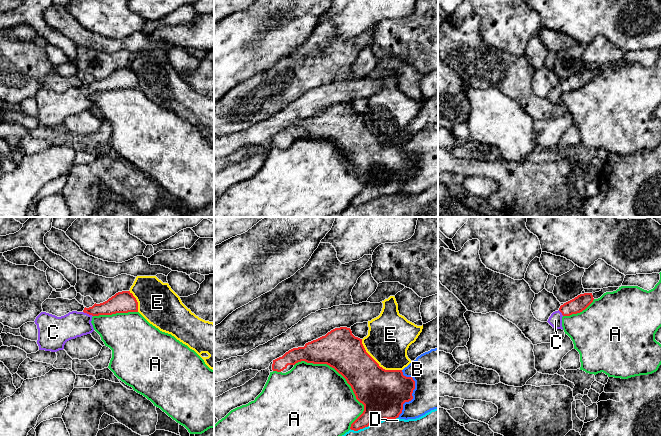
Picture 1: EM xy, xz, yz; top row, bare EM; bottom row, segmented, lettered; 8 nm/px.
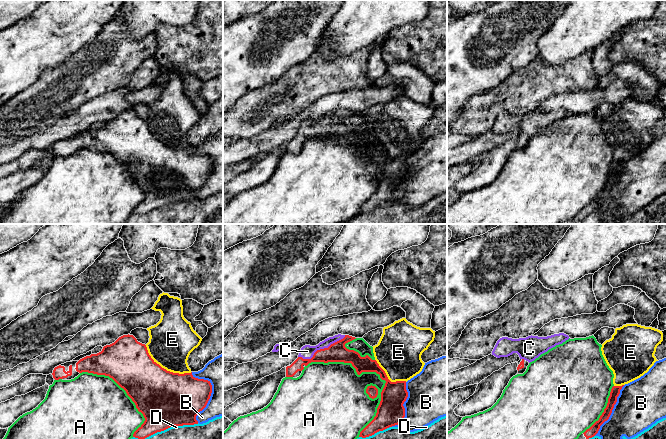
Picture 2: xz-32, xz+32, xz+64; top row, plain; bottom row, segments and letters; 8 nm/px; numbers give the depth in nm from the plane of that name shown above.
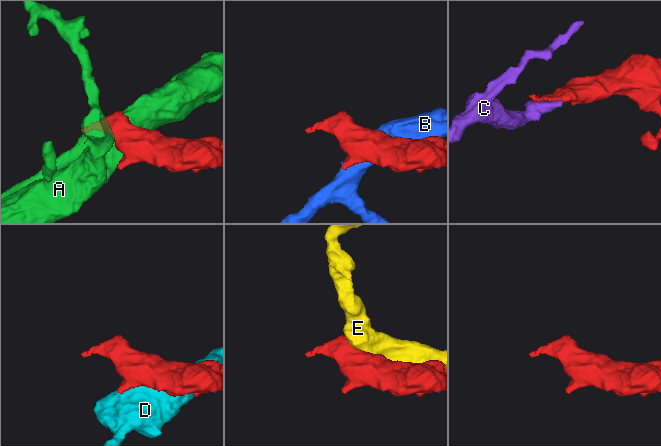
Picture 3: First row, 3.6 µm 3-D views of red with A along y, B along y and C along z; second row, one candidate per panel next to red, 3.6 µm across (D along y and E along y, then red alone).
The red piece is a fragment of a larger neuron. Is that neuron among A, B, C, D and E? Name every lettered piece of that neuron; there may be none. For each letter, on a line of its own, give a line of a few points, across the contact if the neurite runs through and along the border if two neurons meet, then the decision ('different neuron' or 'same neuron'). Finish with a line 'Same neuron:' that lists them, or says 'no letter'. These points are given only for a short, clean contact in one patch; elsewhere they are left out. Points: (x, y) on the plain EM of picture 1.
A: different neuron
B: different neuron
C: xy (116, 80), (88, 89), (75, 100) | same neuron
D: different neuron
E: different neuron
Same neuron: C

